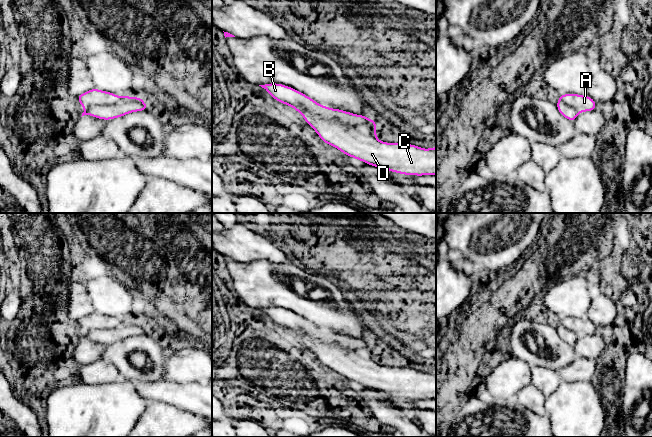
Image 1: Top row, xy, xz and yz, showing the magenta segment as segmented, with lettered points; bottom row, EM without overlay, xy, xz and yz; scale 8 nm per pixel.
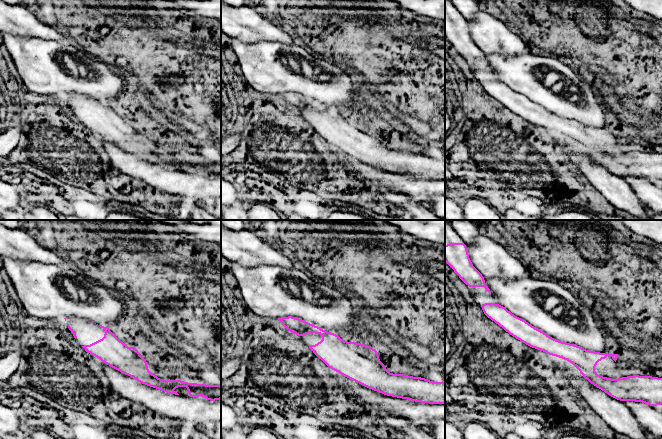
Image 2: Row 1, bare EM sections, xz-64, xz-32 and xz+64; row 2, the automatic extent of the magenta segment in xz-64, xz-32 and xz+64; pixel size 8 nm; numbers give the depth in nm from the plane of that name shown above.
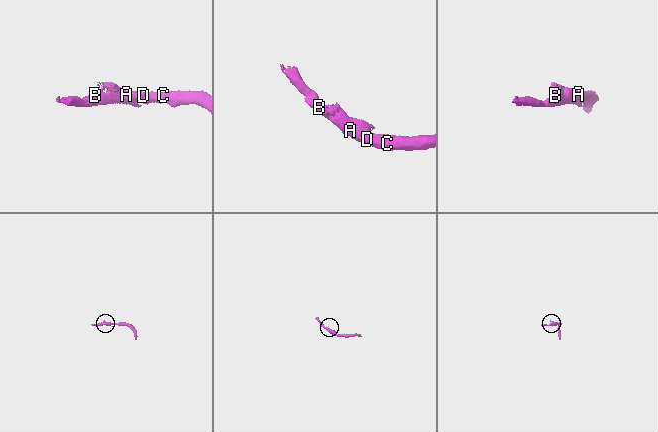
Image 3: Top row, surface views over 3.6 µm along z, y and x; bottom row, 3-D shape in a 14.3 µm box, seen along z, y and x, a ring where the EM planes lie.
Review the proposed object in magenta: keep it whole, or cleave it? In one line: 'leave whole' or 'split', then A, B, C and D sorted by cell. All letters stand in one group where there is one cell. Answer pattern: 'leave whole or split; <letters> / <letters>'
split; A C D / B

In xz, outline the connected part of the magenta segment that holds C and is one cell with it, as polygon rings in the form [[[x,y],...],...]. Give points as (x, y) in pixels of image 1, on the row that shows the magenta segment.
[[[300,114],[325,144],[345,155],[403,175],[436,175],[436,147],[424,149],[412,144],[381,142],[376,132],[368,134],[334,118]]]

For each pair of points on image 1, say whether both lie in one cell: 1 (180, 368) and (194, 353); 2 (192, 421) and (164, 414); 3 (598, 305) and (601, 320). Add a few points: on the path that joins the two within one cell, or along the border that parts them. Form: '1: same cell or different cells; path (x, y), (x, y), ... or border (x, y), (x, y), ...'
1: same cell; path (184, 364), (191, 357)
2: same cell; path (185, 421), (171, 421)
3: same cell; path (601, 309), (601, 316)

